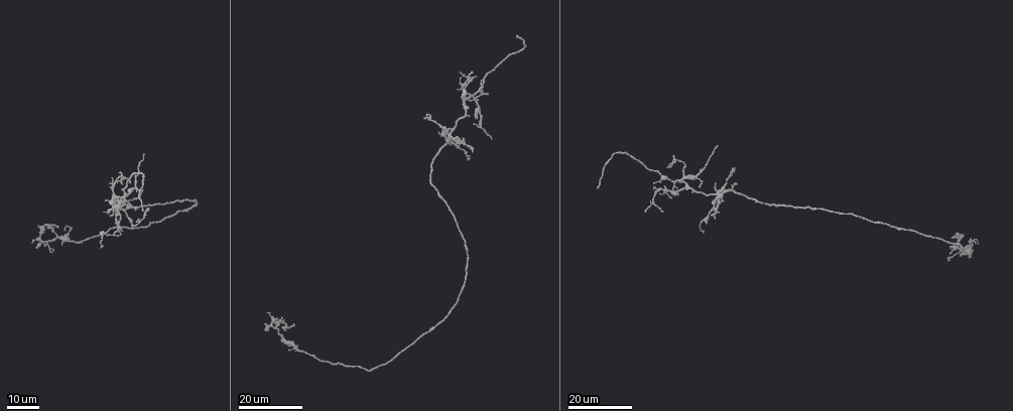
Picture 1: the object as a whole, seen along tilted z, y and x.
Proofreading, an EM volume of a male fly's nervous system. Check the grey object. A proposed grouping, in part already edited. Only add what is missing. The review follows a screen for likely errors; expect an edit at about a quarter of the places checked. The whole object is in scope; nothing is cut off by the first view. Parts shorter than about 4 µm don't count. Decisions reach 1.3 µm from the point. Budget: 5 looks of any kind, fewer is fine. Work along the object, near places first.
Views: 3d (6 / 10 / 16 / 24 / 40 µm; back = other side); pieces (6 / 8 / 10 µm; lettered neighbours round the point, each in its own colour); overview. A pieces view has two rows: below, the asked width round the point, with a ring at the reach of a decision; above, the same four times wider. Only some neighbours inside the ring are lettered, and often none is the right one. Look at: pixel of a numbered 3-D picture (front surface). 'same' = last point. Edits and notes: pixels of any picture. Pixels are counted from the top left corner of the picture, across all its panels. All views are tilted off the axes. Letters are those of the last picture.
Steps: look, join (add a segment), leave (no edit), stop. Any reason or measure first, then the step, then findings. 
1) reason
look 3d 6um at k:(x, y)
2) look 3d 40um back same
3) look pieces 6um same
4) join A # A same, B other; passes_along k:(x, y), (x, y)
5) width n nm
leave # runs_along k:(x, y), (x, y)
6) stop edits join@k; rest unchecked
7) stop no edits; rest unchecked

branch stops here
look 3d 16um at 1:(142, 210)

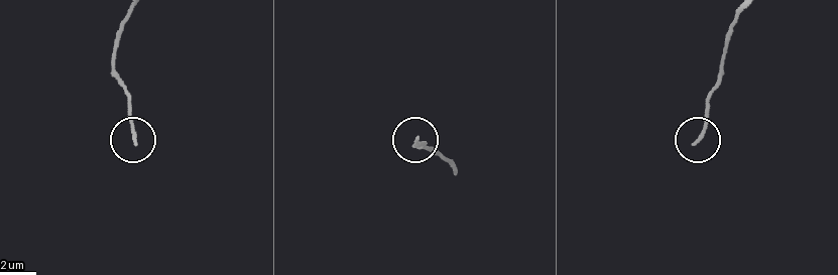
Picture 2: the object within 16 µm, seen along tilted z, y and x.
see the neighbours
look pieces 6um at 2:(697, 141)

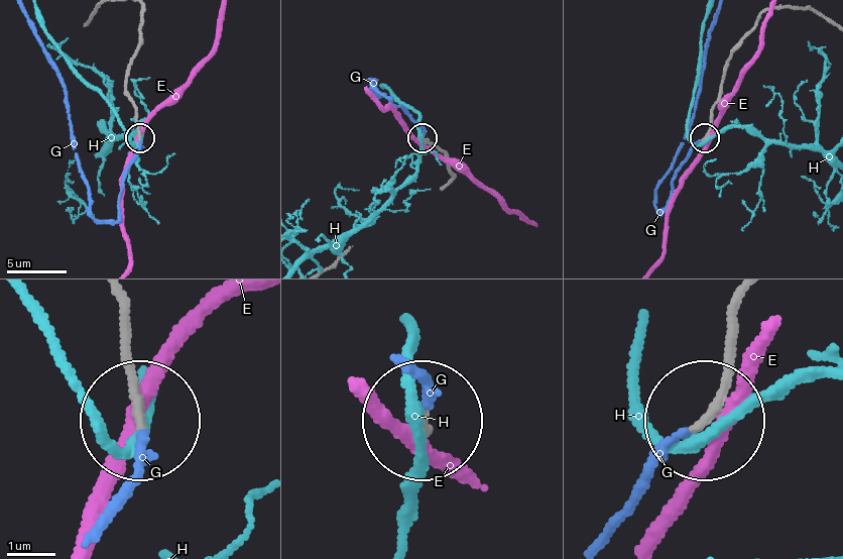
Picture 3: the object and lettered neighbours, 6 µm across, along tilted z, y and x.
width 160 nm
join G # E other, G same, H other; it goes on there

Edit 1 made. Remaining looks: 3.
see it whole again
look overview

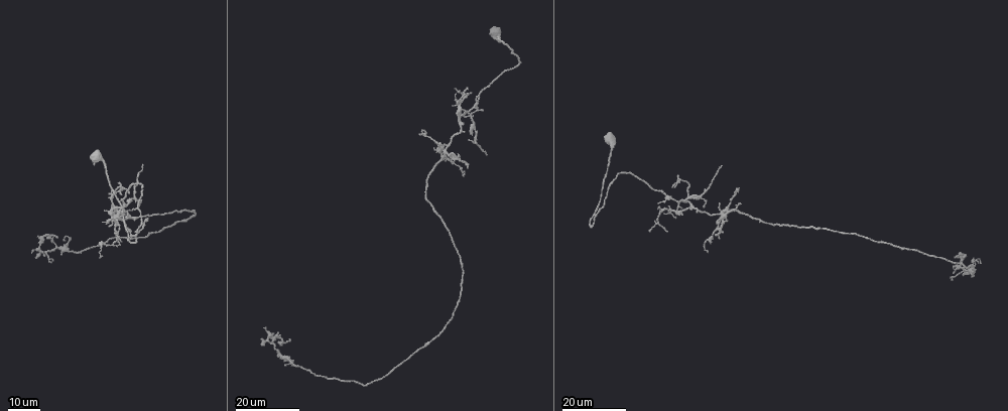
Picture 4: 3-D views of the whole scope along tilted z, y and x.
an open end
look 3d 16um at 4:(281, 336)

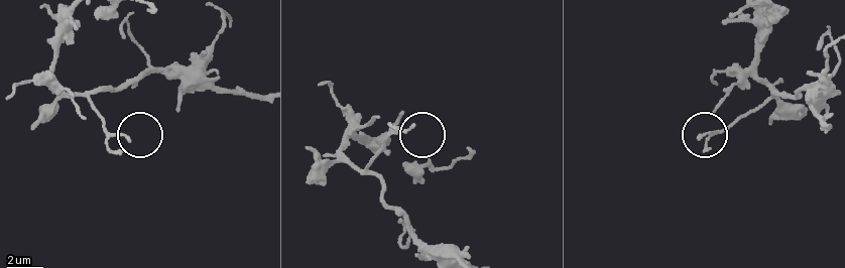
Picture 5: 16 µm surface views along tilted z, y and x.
look pieces 6um at 5:(129, 141)

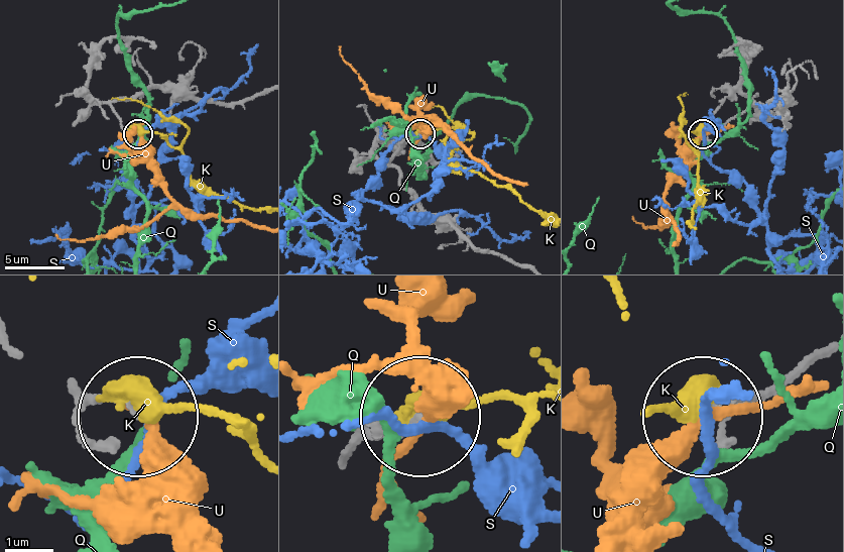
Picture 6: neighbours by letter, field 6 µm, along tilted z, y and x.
leave # K other, Q other, S other, U other; runs_along 6:(80, 388), (130, 406); no lettered segment goes on from it

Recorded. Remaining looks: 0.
stop edits join@3; rest unchecked

